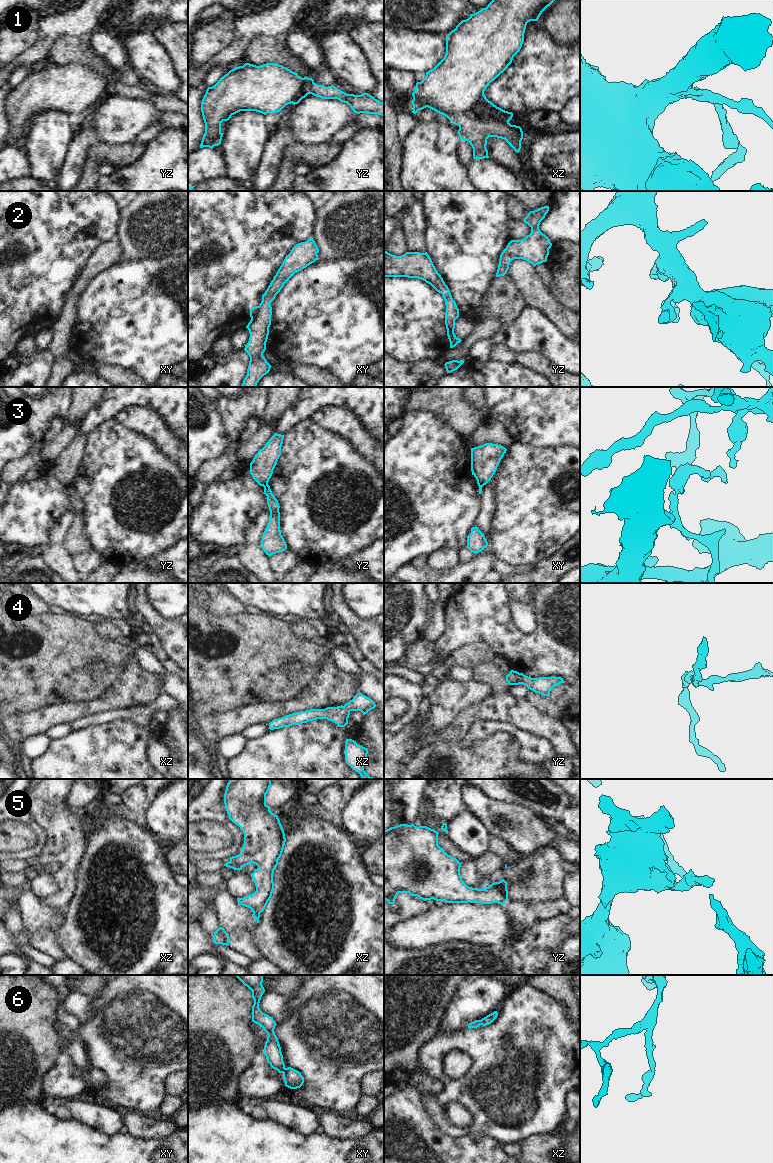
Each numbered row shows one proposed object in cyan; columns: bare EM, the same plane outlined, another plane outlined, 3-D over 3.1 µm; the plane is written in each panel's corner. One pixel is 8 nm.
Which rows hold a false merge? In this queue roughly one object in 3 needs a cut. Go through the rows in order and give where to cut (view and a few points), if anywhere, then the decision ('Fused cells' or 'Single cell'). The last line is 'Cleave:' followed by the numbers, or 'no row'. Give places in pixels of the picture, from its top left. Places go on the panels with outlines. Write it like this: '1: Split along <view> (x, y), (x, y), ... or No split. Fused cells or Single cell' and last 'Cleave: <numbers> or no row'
1: No split. Single cell
2: No split. Single cell
3: Split along yz (267, 483), (264, 487). Fused cells
4: No split. Single cell
5: No split. Single cell
6: No split. Single cell
Cleave: 3.

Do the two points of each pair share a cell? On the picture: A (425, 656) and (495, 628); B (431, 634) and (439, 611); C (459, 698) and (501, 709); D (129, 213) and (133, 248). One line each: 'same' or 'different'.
A: different
B: same
C: different
D: same

